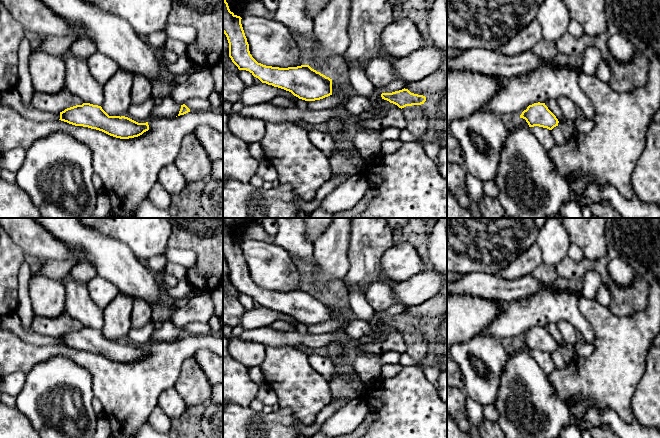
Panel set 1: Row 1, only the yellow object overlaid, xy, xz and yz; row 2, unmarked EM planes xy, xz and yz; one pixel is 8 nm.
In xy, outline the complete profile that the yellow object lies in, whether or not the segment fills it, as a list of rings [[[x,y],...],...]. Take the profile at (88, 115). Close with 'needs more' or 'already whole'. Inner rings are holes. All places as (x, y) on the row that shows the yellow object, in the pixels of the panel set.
[[[83,103],[60,112],[61,121],[102,131],[110,136],[129,139],[149,130],[148,122],[138,123],[125,116],[109,116],[101,106]]] | already whole

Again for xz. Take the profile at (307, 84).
[[[223,0],[223,33],[229,43],[229,57],[239,70],[249,71],[262,83],[289,91],[305,101],[332,95],[332,79],[309,65],[279,68],[258,63],[250,54],[241,19],[230,11],[228,3]]] | already whole

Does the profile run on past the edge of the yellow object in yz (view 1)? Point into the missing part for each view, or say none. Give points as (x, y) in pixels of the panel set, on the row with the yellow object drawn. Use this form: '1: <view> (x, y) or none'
1: none

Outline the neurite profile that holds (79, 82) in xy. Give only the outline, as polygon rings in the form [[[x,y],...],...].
[[[74,55],[60,57],[66,66],[65,90],[85,103],[101,106],[103,85],[91,75],[87,60]]]

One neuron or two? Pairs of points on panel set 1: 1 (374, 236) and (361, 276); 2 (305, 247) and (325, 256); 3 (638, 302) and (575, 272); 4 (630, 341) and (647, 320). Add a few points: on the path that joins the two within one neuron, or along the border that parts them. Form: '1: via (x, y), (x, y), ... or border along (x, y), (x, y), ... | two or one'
1: via (372, 246), (365, 254), (365, 266) | one
2: border along (312, 243), (315, 260), (313, 267) | two
3: via (622, 295), (596, 267), (591, 267) | one
4: via (633, 336), (644, 325) | one

